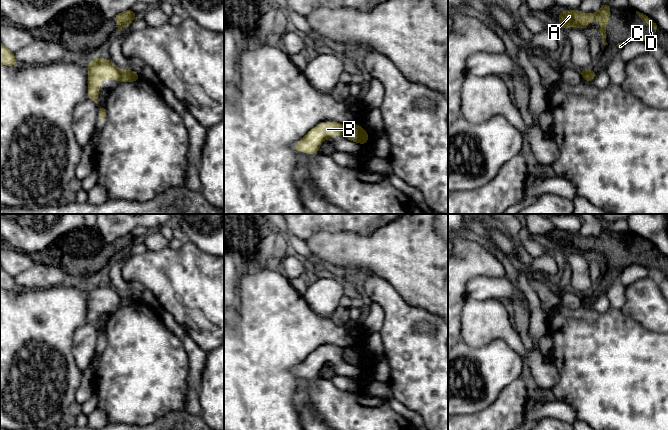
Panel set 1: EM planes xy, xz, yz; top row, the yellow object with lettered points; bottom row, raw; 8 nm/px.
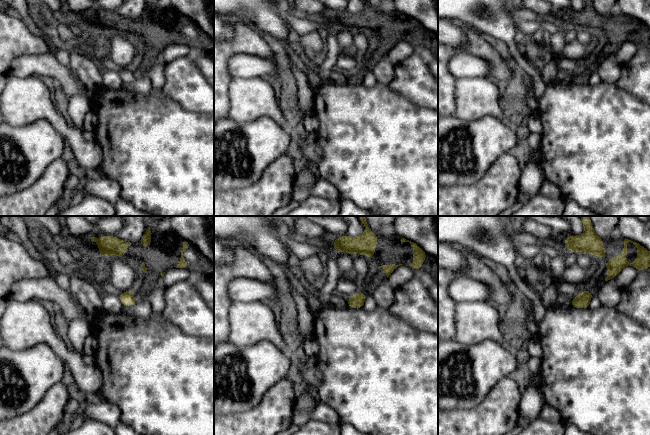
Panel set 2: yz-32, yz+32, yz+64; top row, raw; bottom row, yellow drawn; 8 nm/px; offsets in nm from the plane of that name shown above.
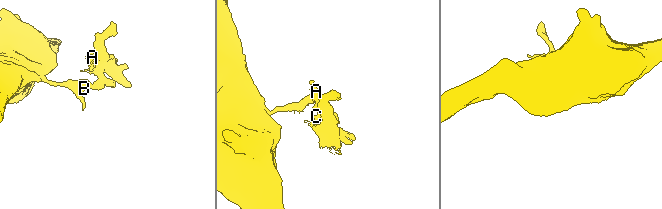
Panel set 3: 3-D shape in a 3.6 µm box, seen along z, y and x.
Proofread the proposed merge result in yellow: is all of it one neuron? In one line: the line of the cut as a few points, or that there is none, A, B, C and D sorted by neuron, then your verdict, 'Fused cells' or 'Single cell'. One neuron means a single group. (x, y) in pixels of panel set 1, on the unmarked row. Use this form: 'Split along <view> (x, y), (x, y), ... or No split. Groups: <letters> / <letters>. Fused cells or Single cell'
Split along yz (590, 293), (590, 298), (585, 303). Groups: A C D / B. Fused cells

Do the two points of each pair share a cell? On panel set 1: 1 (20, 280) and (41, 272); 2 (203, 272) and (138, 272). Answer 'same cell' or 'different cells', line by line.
1: same cell
2: same cell

